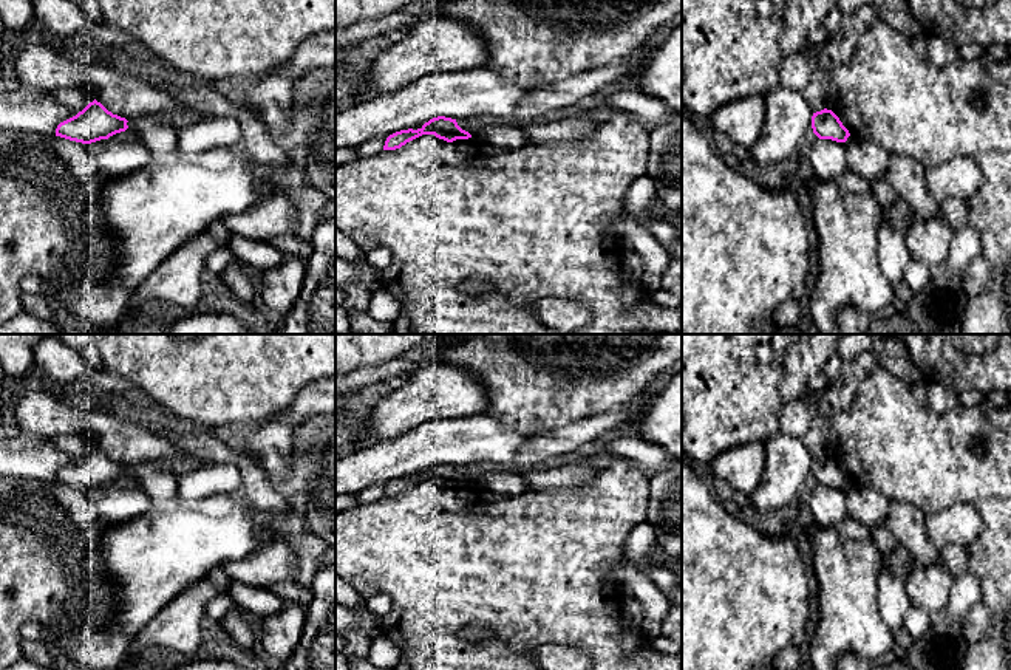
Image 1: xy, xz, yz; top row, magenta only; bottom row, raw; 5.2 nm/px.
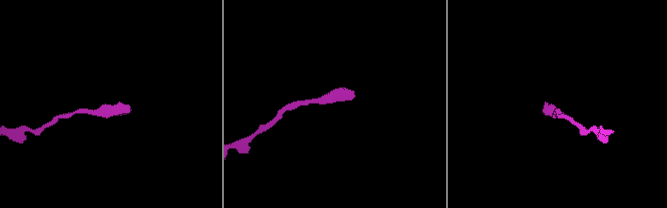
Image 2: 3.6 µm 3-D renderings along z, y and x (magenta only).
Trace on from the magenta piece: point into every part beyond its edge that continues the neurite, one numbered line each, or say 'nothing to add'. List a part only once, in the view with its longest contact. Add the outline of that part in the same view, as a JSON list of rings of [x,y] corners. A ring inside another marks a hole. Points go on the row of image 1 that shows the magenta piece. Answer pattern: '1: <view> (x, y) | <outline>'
nothing to add

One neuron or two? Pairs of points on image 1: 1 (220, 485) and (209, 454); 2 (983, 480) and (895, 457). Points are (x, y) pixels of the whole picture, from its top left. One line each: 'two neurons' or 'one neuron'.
1: two neurons
2: one neuron

